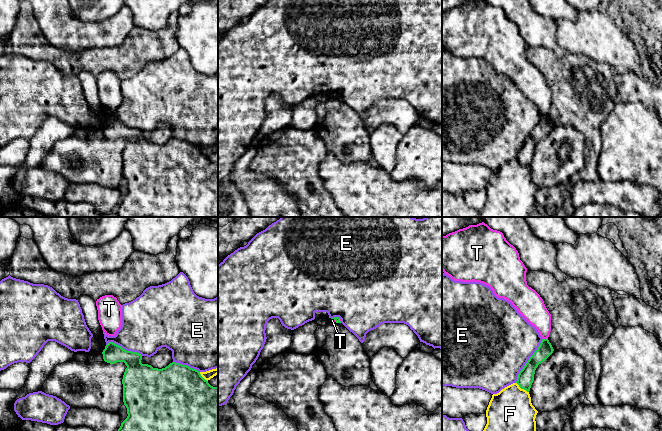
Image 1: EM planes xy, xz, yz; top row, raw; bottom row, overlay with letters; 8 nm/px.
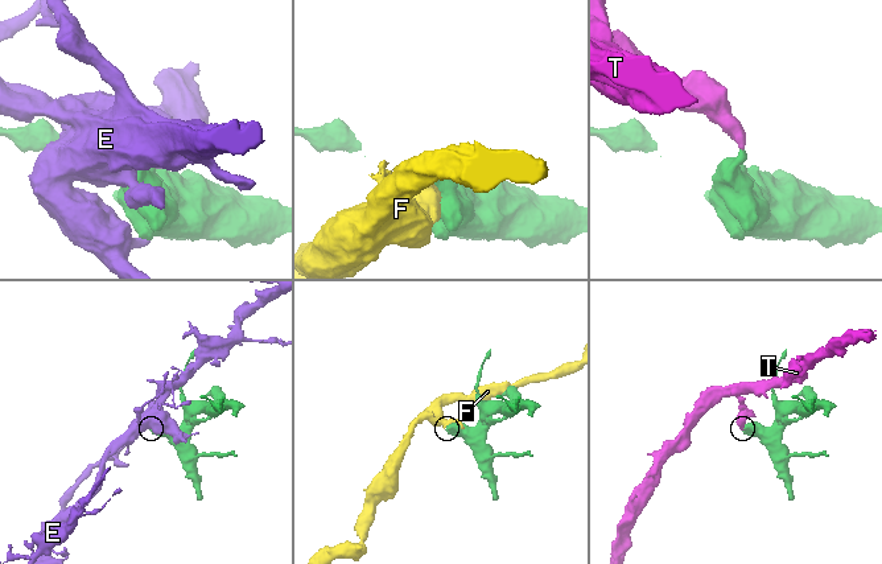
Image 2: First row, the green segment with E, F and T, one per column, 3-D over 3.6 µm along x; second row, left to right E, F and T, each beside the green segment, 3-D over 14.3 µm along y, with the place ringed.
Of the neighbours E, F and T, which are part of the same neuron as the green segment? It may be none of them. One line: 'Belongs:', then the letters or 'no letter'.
Belongs: no letter

